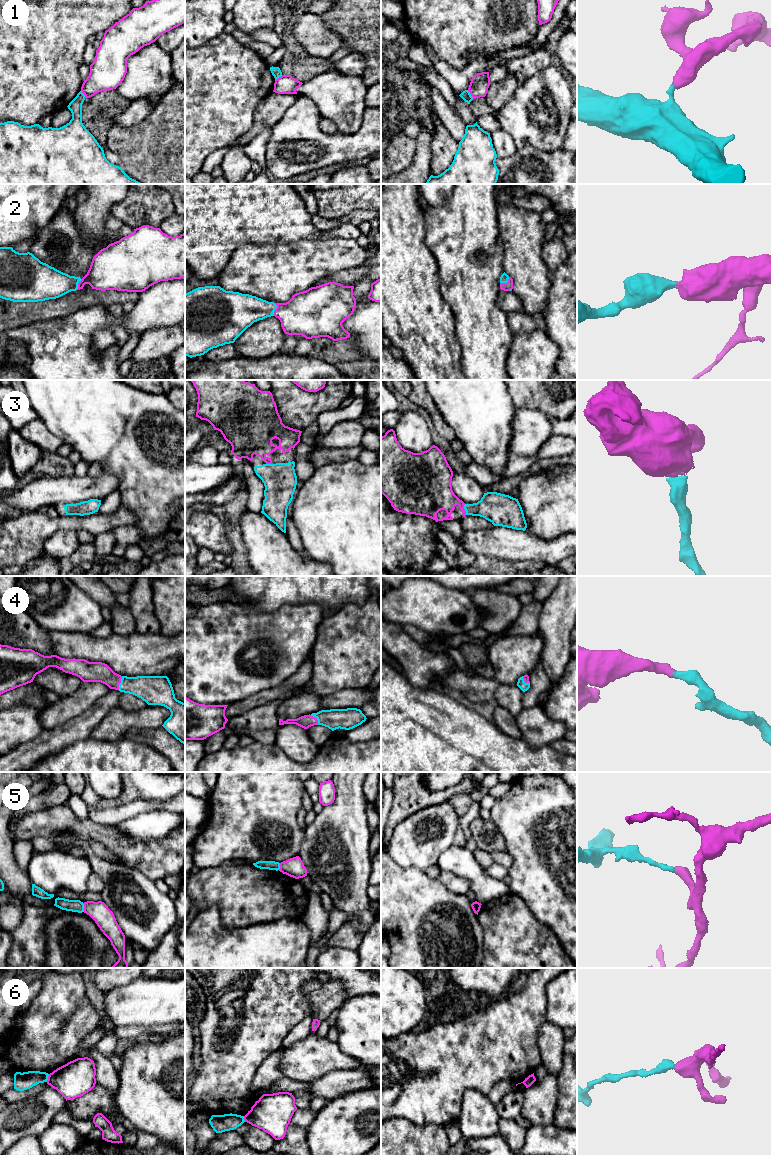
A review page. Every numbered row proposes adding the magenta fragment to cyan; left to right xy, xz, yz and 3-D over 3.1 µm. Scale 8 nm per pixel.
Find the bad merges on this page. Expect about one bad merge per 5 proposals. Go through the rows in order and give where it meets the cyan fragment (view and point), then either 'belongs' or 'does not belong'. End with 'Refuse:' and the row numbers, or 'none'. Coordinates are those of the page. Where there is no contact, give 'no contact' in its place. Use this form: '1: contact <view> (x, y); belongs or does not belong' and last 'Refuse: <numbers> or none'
1: contact yz (470, 94); does not belong
2: contact xz (274, 309); belongs
3: contact yz (464, 508); belongs
4: contact xy (120, 683); belongs
5: contact xy (83, 907); does not belong
6: contact xy (47, 1078); does not belong
Refuse: 1, 5, 6

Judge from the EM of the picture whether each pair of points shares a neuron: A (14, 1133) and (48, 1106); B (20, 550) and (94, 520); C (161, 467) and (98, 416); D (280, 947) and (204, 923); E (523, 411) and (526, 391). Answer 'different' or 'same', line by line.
A: same
B: same
C: same
D: same
E: different

